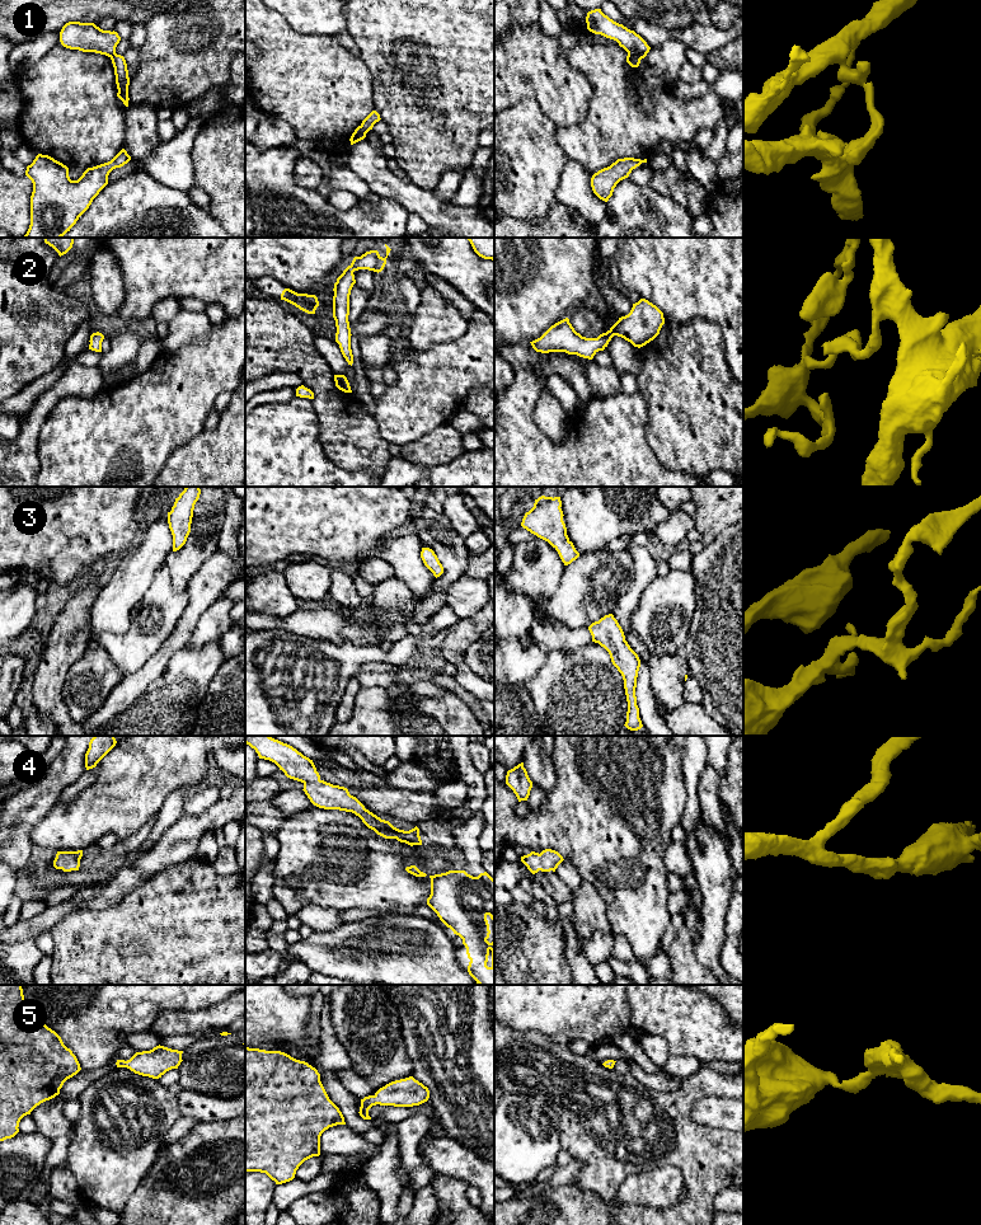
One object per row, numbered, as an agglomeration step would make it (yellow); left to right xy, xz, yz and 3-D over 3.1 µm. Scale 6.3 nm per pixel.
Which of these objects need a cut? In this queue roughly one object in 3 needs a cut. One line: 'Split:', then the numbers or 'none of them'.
Split: 1

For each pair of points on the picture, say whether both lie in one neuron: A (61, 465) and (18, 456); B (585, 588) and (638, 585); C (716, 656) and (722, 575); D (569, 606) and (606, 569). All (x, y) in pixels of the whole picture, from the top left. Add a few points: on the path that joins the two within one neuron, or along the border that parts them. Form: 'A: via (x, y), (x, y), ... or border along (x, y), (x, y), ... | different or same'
A: border along (40, 431), (40, 470), (37, 473) | different
B: border along (630, 554), (633, 582), (618, 600), (614, 610) | different
C: via (722, 636), (722, 595) | same
D: via (578, 597), (597, 578) | same

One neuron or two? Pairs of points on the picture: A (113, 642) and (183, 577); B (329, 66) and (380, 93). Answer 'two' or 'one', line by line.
A: two
B: one

